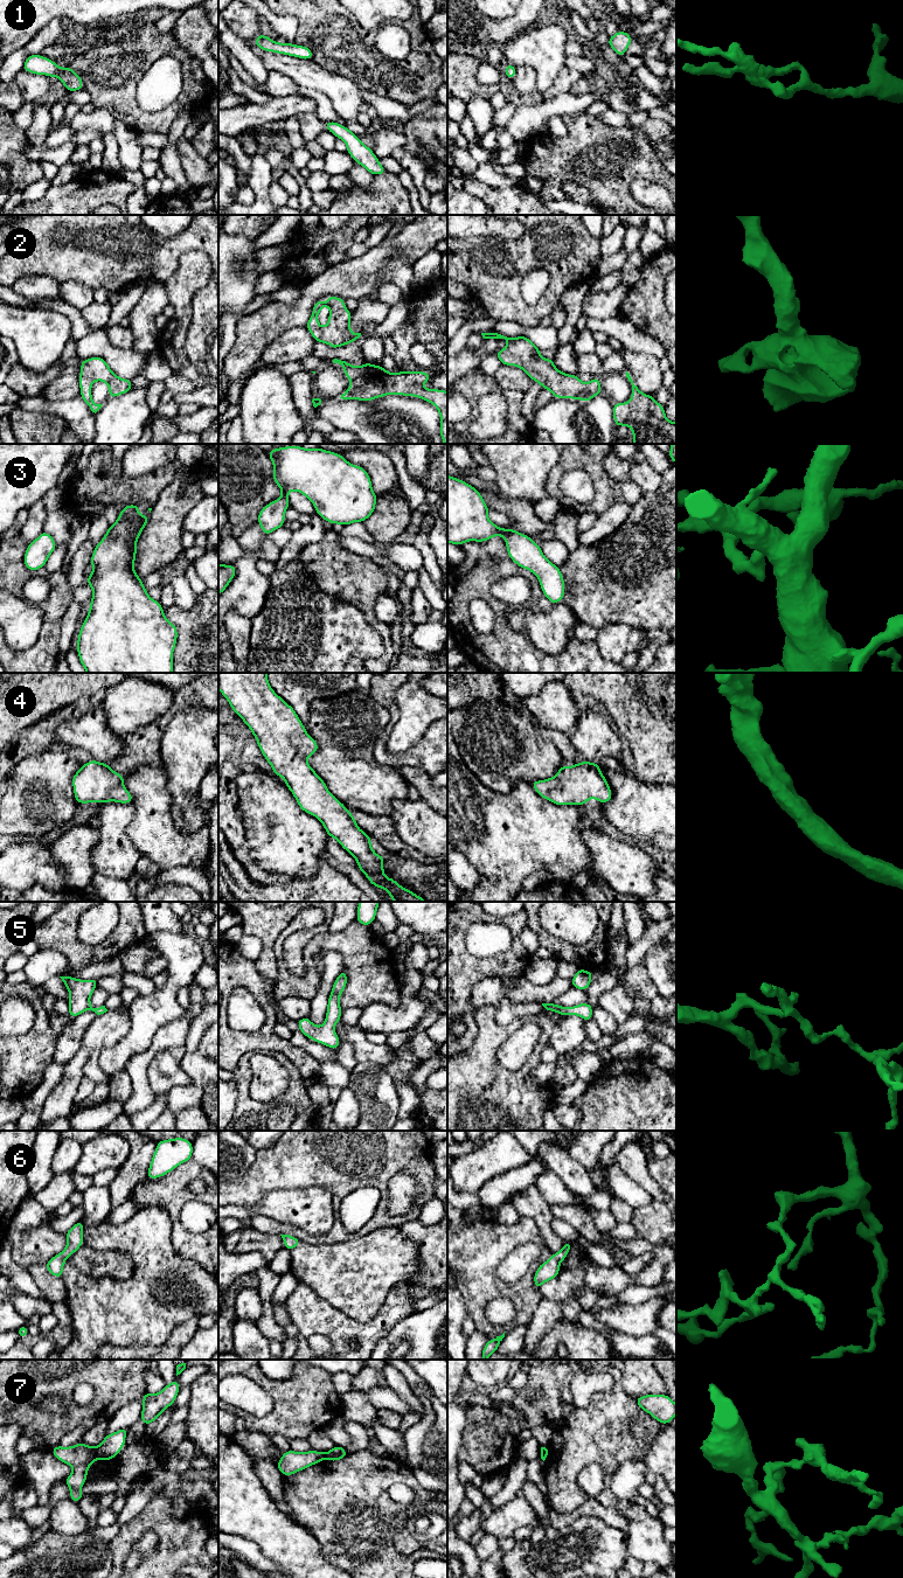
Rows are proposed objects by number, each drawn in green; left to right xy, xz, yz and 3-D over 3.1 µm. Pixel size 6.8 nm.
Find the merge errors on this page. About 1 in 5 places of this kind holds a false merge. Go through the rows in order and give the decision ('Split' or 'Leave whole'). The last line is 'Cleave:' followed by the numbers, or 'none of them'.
1: Leave whole
2: Leave whole
3: Leave whole
4: Leave whole
5: Leave whole
6: Leave whole
7: Split
Cleave: 7

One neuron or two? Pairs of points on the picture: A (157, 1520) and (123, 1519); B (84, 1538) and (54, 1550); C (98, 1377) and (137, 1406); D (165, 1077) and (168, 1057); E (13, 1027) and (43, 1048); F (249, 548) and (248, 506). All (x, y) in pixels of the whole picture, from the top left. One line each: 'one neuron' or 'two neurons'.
A: two neurons
B: one neuron
C: two neurons
D: one neuron
E: two neurons
F: two neurons

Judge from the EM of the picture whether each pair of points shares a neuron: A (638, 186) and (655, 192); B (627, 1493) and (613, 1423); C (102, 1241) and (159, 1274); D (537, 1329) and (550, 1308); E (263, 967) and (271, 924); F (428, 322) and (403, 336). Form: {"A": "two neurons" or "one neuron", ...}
{"A": "one neuron", "B": "two neurons", "C": "one neuron", "D": "one neuron", "E": "one neuron", "F": "two neurons"}

